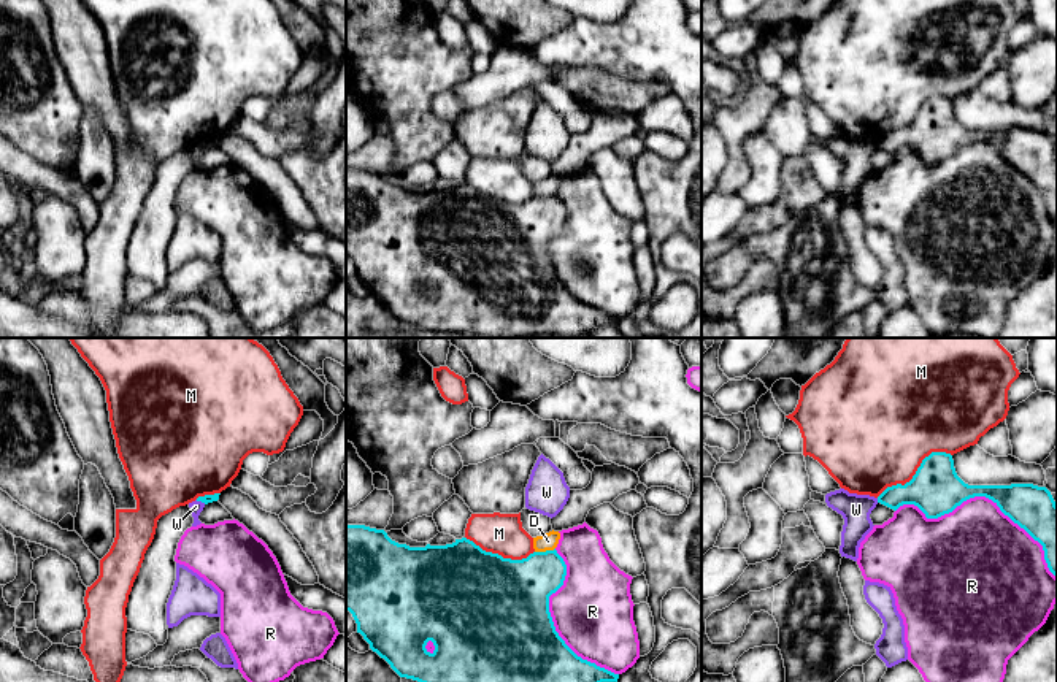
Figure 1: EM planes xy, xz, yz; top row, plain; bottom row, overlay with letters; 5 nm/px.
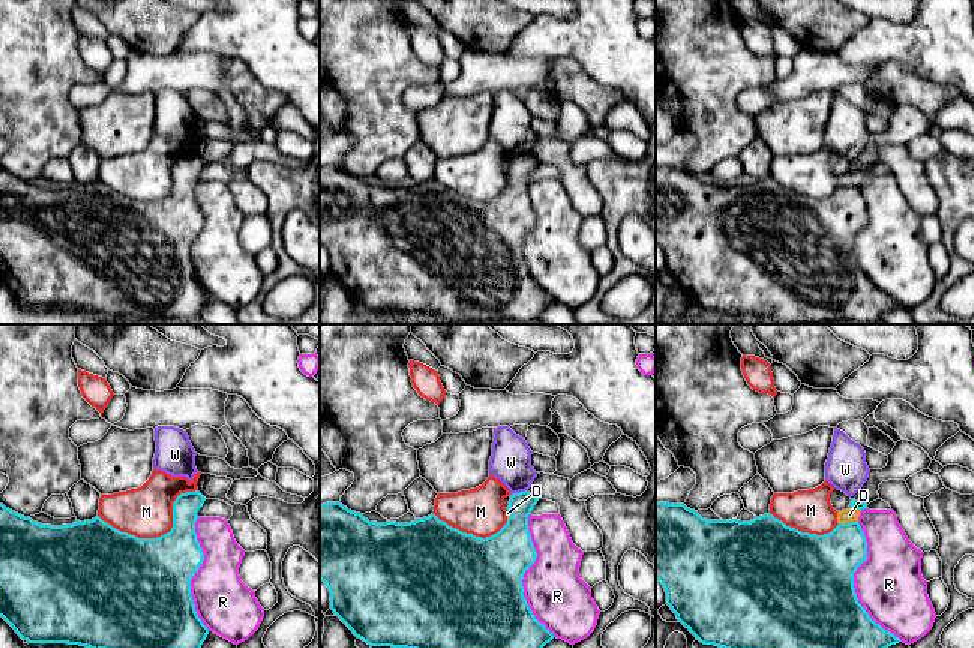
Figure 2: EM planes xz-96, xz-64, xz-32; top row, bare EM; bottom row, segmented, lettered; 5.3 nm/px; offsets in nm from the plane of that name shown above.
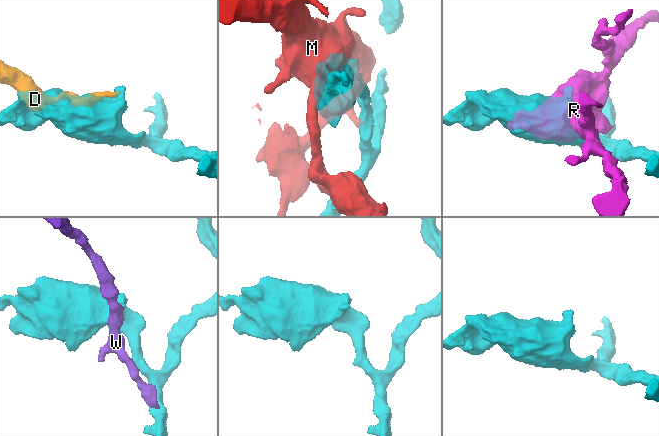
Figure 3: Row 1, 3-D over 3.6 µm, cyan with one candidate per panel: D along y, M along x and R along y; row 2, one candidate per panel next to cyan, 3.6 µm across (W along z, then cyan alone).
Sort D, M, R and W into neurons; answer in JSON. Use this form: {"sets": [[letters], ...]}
{"sets": [["D"], ["M"], ["R"], ["W"]]}

